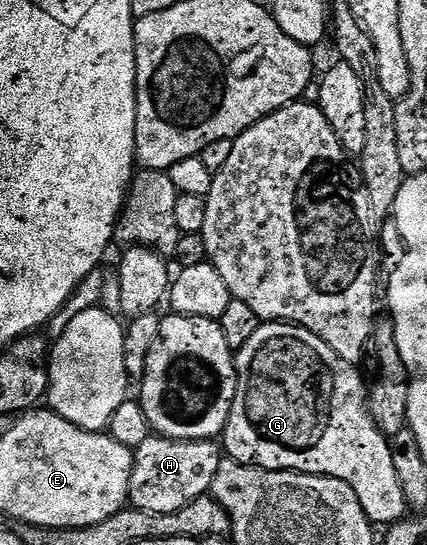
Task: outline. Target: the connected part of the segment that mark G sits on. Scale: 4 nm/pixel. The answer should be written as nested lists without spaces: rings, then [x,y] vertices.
[[[283,322],[261,323],[260,328],[254,330],[254,338],[250,338],[250,342],[246,342],[246,346],[242,346],[235,353],[235,357],[236,397],[234,398],[234,406],[230,410],[228,424],[222,433],[223,451],[231,459],[237,460],[239,464],[265,468],[271,472],[301,472],[311,476],[338,478],[342,482],[346,482],[346,486],[350,486],[350,490],[354,490],[354,494],[358,494],[358,502],[362,506],[366,518],[374,526],[399,524],[401,520],[409,515],[406,494],[402,494],[402,486],[398,486],[398,475],[397,471],[394,470],[389,437],[385,436],[382,430],[378,430],[374,418],[368,413],[368,392],[366,391],[366,384],[364,388],[364,380],[360,377],[359,372],[361,369],[357,365],[348,364],[342,358],[338,358],[338,354],[334,354],[334,350],[330,350],[330,346],[326,346],[326,342],[322,342],[322,338],[318,338],[318,334],[300,328],[297,324]]]

